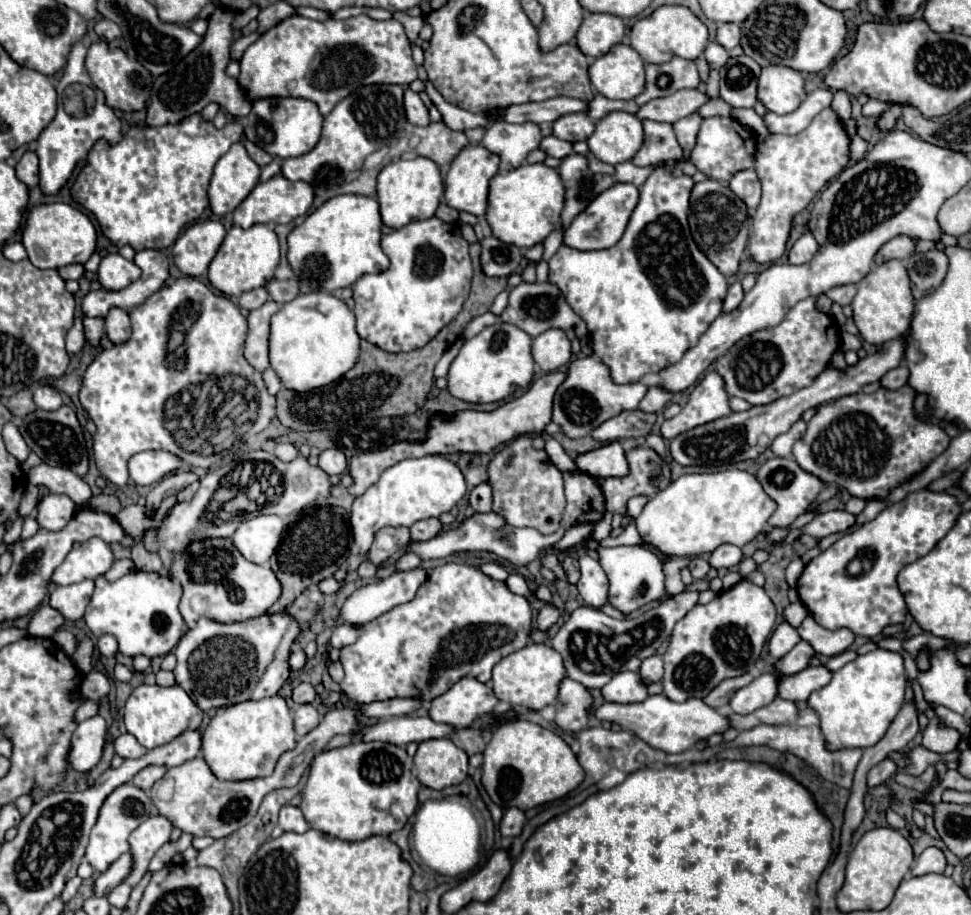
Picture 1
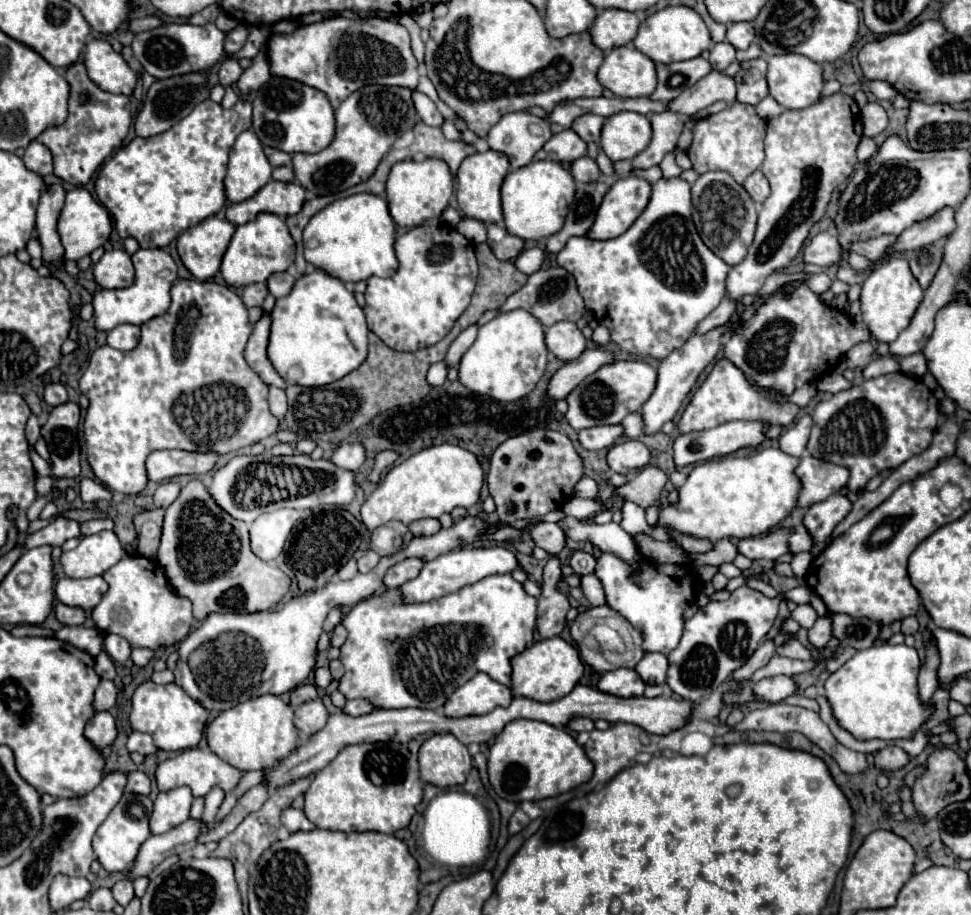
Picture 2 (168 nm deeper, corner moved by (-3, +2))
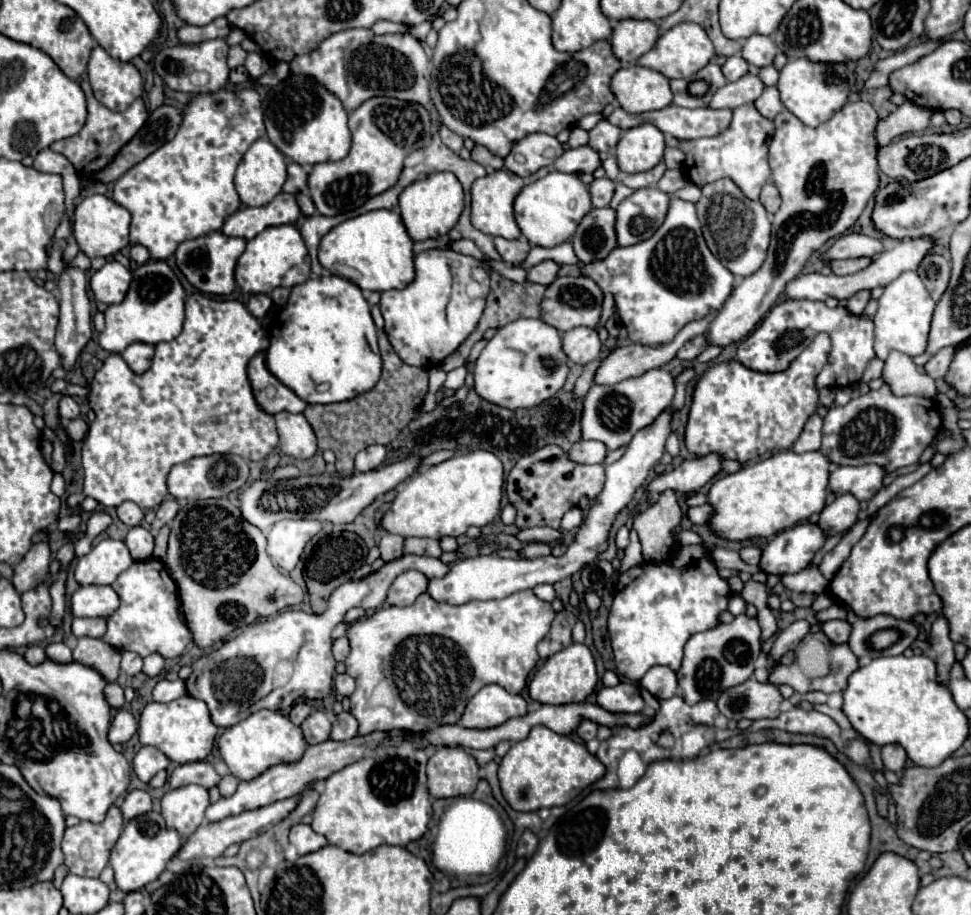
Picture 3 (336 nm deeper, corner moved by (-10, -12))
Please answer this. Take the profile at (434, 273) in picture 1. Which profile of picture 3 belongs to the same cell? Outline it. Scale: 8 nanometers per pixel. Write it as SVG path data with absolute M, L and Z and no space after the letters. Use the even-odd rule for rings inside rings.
M434 248L434 250L416 254L414 268L416 268L416 278L412 284L408 284L402 290L382 292L380 312L386 322L384 332L394 348L394 352L400 356L400 360L410 366L432 368L432 366L438 366L446 356L450 356L476 328L476 324L482 316L482 310L484 310L486 296L490 292L490 276L480 260L458 254L452 248L444 248L444 250Z

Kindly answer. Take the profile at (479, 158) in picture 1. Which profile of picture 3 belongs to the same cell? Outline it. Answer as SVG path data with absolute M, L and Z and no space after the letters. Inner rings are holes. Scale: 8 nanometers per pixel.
M494 170L492 174L486 174L484 178L478 178L472 184L472 226L478 228L484 234L490 236L502 236L502 238L520 238L520 228L516 226L512 204L516 194L524 188L524 180L508 170Z

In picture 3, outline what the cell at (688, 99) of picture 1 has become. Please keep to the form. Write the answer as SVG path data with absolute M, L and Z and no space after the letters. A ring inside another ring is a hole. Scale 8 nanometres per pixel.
M748 72L740 80L728 82L720 90L716 90L716 94L712 96L712 102L708 106L714 110L720 110L720 108L734 110L742 104L754 102L762 94L762 90L764 90L764 84L752 72Z

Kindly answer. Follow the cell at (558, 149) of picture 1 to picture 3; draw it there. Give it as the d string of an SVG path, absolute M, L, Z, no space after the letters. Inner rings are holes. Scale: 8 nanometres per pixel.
M580 146L566 150L554 162L554 168L558 172L568 172L568 174L592 174L600 164L602 162L598 158L598 152L594 152L590 146Z

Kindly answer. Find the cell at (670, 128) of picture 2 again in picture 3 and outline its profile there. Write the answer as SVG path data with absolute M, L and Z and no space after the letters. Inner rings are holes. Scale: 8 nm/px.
M660 160L660 164L656 164L652 170L646 172L638 172L638 174L620 174L618 180L626 186L630 186L632 190L640 190L640 188L648 188L648 186L656 186L656 182L662 178L662 174L666 172L666 164L664 160Z

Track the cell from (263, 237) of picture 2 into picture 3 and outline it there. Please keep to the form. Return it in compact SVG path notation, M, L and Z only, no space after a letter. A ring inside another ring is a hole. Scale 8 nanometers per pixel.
M270 226L246 242L246 250L236 264L236 284L244 294L270 294L278 286L292 288L310 276L310 258L296 226Z

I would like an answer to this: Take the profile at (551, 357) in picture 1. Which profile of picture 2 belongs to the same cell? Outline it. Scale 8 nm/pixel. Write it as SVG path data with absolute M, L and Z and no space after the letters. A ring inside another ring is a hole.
M557 322L545 330L545 344L559 360L573 360L585 350L585 336L575 322Z

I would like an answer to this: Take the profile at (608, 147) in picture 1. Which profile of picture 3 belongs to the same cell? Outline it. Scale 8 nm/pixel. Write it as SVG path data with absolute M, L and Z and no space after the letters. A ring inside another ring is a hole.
M640 124L624 130L616 146L616 160L622 172L646 172L662 160L664 148L664 134L652 124Z

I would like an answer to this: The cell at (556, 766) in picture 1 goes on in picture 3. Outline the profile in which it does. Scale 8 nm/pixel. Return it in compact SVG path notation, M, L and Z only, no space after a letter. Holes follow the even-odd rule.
M536 726L528 738L510 746L500 762L498 778L506 802L516 812L532 812L568 804L590 784L600 780L604 770L604 764L592 756L582 742L574 742L570 736L556 734L546 726Z

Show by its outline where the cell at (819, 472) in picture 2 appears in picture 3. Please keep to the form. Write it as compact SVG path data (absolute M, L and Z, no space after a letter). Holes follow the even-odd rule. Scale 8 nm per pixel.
M874 464L868 466L838 466L830 472L828 490L836 496L852 494L858 500L870 500L880 488L886 470Z

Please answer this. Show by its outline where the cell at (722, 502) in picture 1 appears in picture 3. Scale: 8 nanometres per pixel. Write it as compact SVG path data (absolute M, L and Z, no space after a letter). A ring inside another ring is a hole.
M792 450L772 454L770 458L749 461L744 468L726 474L718 478L710 490L708 490L708 504L712 506L712 514L708 518L708 528L714 532L714 536L730 542L742 542L750 538L768 538L780 530L792 528L794 524L810 518L814 512L820 512L824 508L826 496L828 496L828 472L830 462L822 452L804 452L794 454Z

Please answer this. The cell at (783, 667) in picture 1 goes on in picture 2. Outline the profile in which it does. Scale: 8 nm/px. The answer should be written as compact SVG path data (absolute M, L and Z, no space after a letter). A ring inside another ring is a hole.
M831 614L819 616L815 624L809 628L809 642L813 648L823 648L831 640Z

